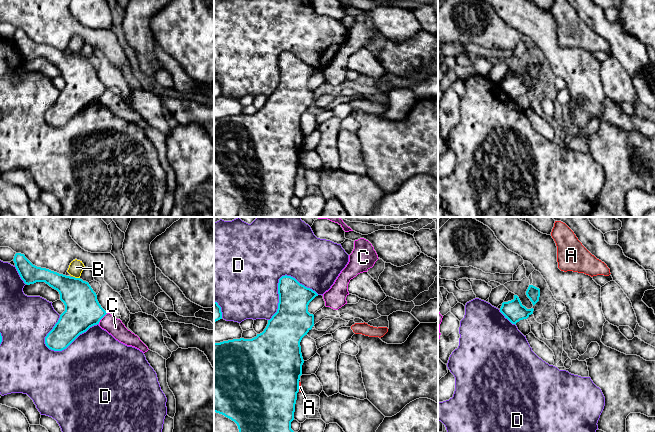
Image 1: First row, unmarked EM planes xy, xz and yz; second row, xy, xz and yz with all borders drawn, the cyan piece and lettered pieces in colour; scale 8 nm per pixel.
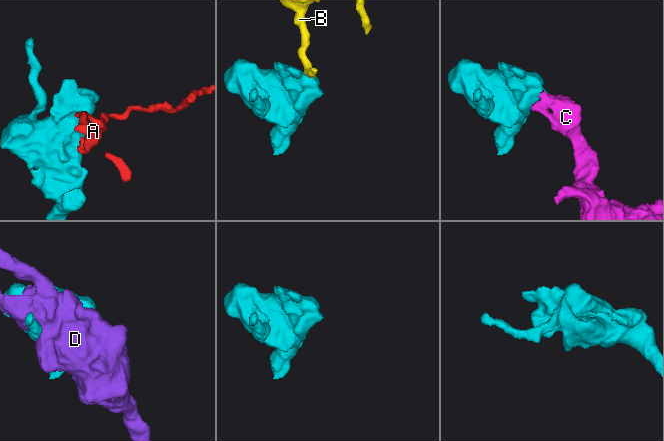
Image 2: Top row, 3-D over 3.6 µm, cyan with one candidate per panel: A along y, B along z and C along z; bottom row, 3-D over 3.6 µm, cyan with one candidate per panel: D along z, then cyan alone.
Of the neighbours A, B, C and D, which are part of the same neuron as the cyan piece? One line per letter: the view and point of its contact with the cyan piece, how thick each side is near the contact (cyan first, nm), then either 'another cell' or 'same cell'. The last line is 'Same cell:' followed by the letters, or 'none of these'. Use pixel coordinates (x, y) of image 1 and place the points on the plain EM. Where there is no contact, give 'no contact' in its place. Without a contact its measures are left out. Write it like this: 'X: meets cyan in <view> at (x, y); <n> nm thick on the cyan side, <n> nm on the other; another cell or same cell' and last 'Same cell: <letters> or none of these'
A: meets cyan in xz at (298, 163); 500 nm thick on the cyan side, 30 nm on the other; another cell
B: meets cyan in xy at (76, 54); 280 nm thick on the cyan side, 120 nm on the other; another cell
C: meets cyan in xy at (102, 93); 280 nm thick on the cyan side, 140 nm on the other; another cell
D: meets cyan in xy at (71, 118); 260 nm thick on the cyan side, 500 nm on the other; another cell
Same cell: none of these

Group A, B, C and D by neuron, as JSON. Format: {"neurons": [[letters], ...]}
{"neurons": [["A"], ["B"], ["C"], ["D"]]}

